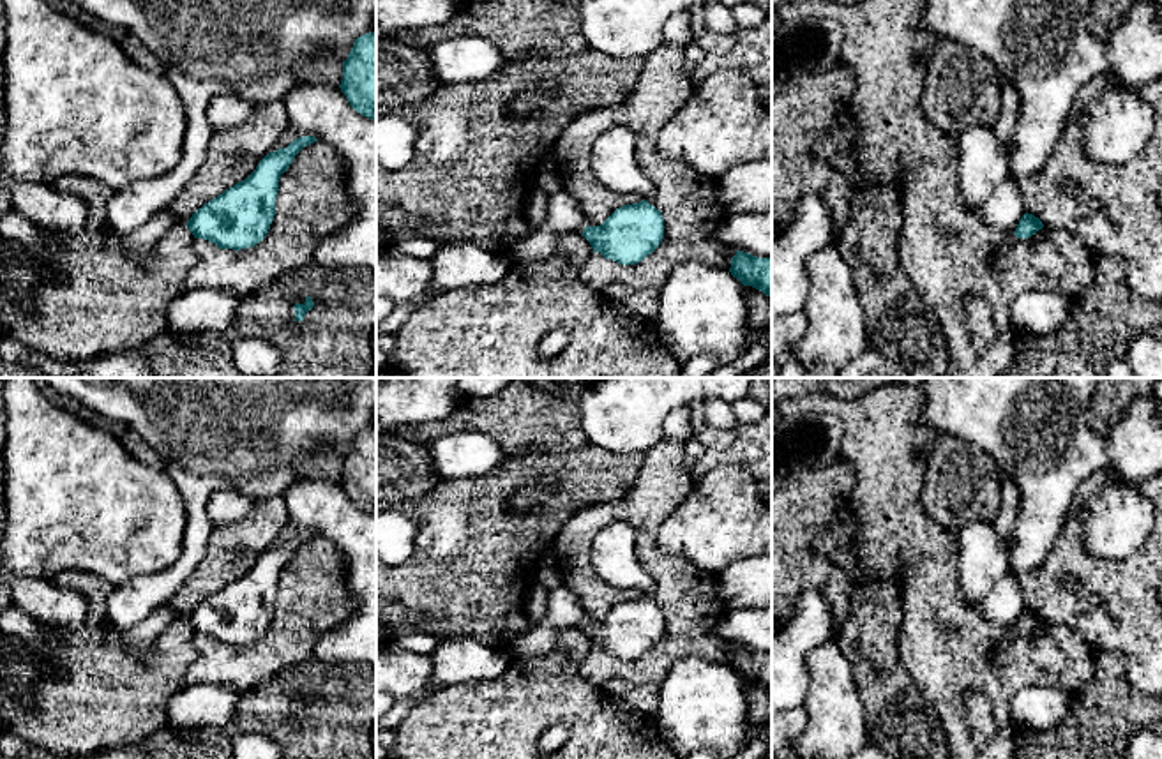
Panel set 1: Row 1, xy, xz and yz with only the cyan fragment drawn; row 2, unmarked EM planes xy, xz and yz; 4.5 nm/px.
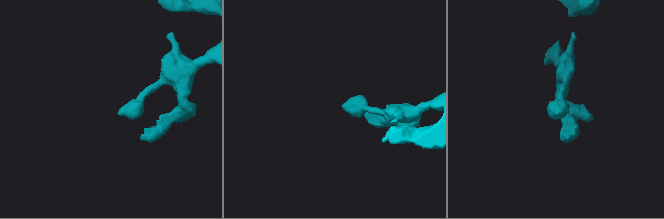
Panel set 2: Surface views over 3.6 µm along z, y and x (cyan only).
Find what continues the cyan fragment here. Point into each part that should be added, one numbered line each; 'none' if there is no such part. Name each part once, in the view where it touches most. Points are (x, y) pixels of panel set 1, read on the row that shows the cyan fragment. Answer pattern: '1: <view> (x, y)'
none

